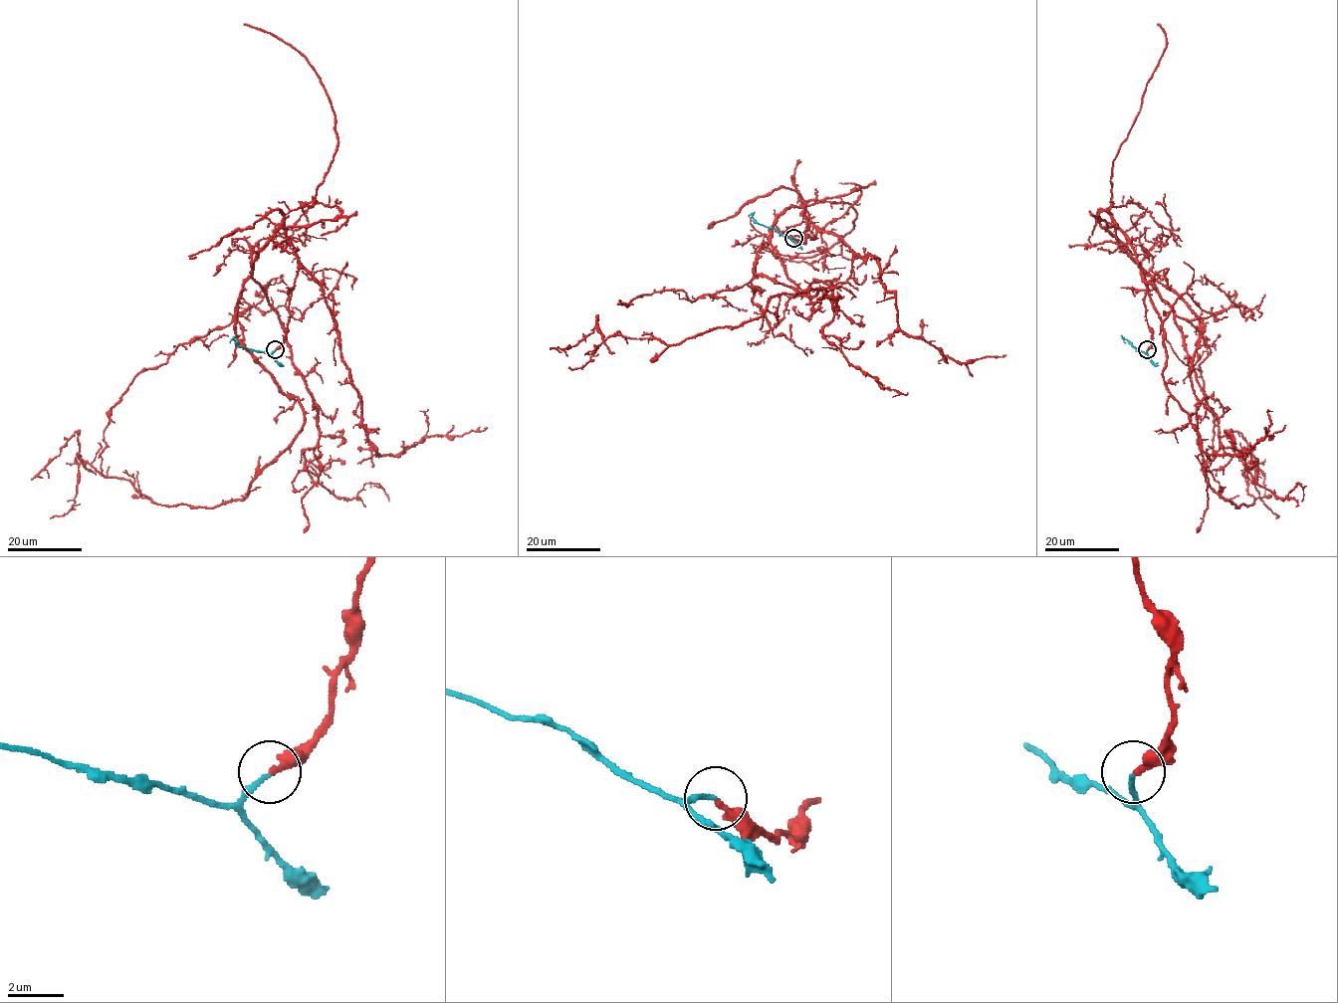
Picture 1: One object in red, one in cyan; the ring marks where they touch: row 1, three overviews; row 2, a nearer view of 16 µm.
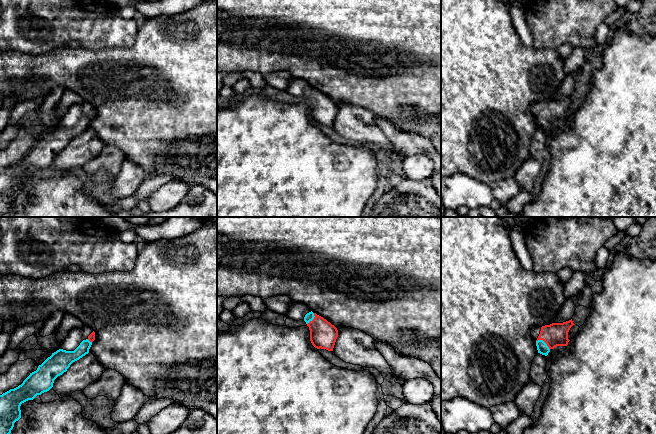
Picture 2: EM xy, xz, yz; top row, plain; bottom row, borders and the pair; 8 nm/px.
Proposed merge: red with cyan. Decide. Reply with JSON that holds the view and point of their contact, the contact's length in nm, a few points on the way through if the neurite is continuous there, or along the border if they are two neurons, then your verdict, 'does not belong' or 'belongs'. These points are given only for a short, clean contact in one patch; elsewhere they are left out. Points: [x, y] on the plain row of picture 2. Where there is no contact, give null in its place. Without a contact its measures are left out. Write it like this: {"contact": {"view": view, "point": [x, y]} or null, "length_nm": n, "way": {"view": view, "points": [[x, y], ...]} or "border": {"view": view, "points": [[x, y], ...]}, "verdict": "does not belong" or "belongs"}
{"contact": {"view": "yz", "point": [544, 117]}, "length_nm": 130, "way": {"view": "yz", "points": [[556, 110], [544, 117], [542, 123]]}, "verdict": "belongs"}

